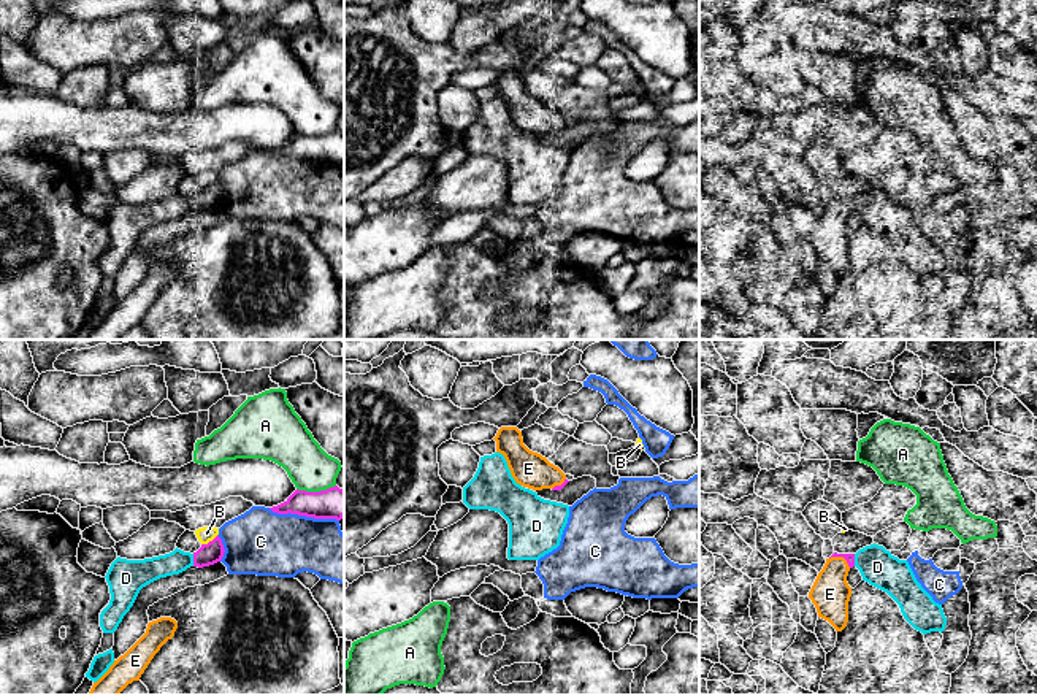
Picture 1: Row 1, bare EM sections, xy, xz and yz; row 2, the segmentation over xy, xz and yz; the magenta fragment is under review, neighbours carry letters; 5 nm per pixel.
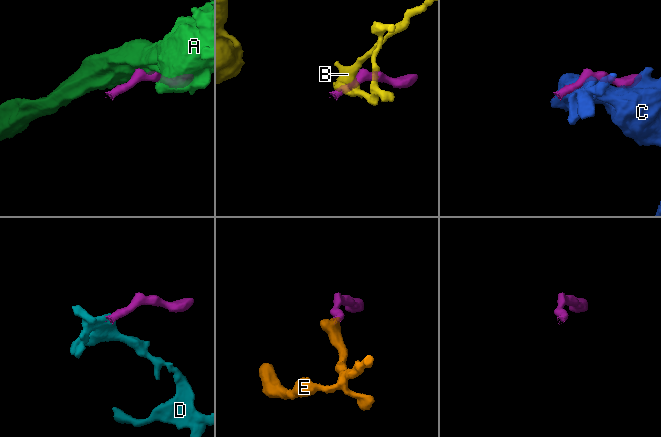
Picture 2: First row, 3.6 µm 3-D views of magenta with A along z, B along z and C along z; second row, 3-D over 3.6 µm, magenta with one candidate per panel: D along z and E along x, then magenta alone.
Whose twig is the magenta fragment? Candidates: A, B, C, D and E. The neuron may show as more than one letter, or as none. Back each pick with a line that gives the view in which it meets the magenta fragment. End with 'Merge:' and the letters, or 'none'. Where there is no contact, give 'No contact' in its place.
E: Touches magenta in yz
Merge: E

